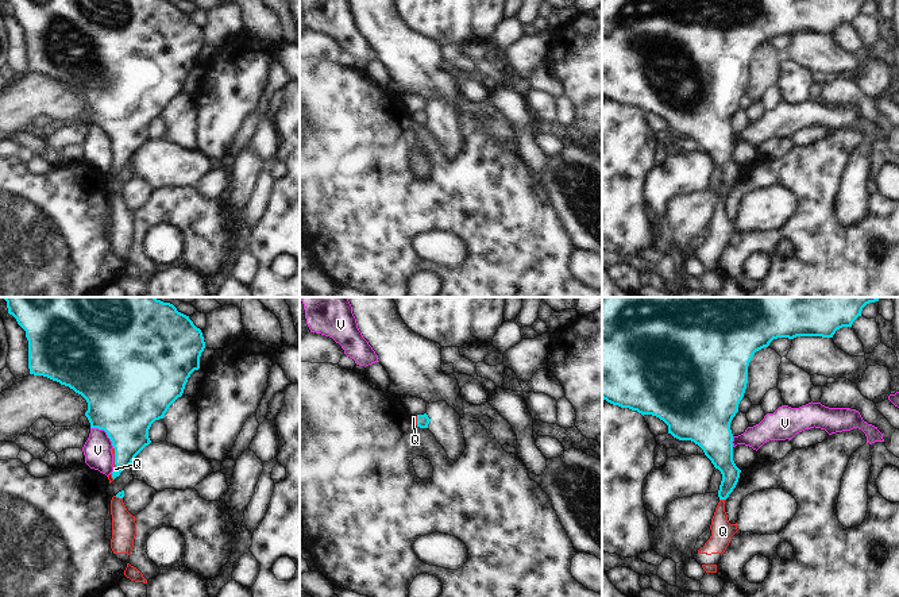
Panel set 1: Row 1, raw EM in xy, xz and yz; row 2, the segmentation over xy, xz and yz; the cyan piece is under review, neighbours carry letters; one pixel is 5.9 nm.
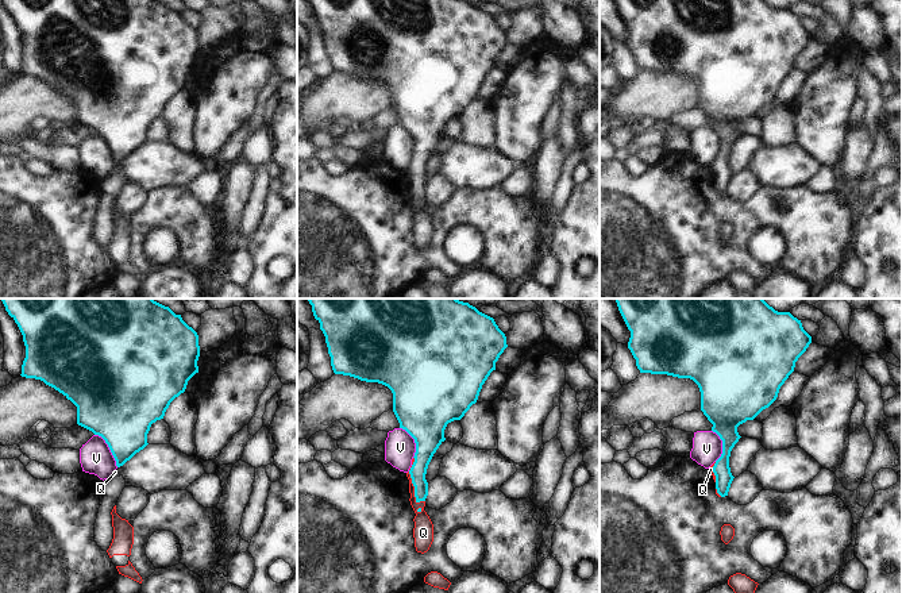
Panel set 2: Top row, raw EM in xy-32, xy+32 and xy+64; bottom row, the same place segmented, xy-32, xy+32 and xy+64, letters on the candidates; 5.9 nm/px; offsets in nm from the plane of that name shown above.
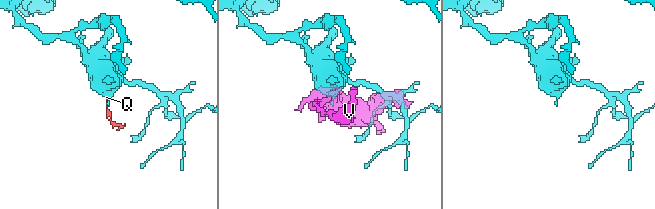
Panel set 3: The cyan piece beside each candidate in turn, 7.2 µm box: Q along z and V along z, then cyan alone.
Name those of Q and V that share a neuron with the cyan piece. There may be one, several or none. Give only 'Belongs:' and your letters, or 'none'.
Belongs: Q

